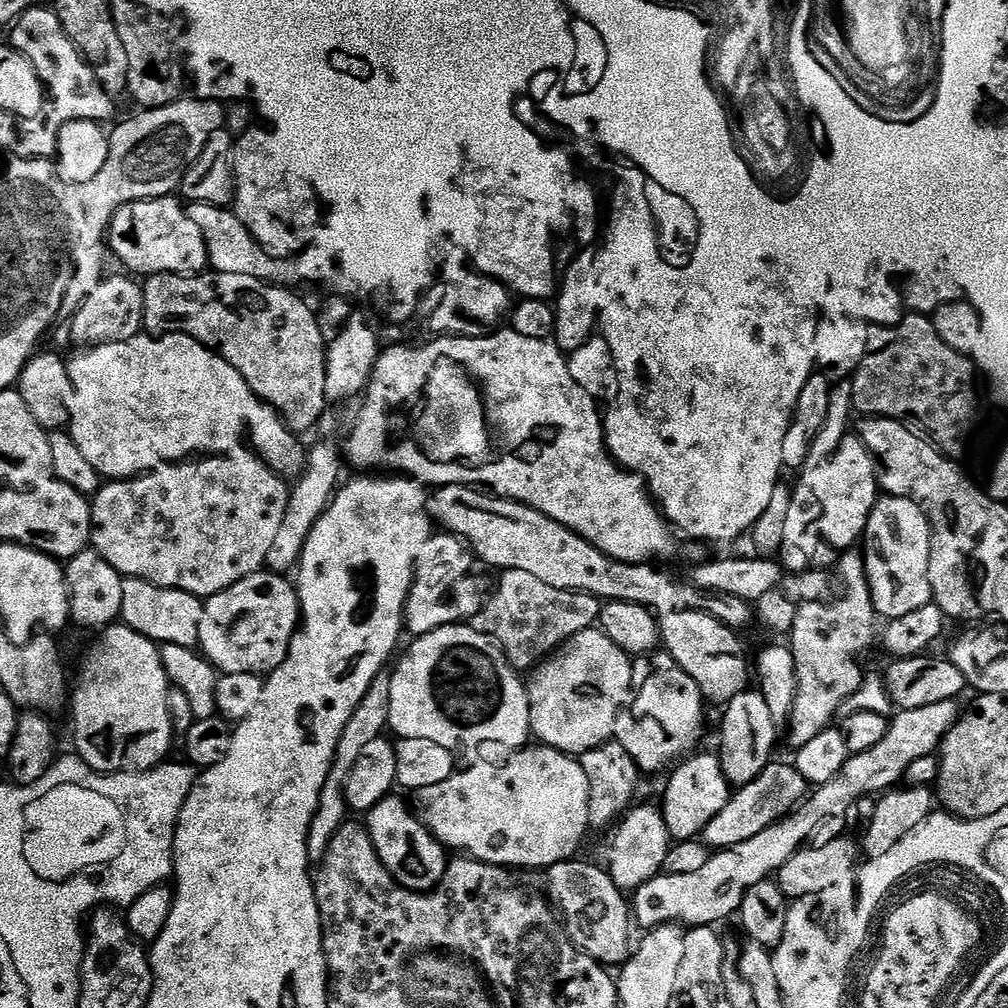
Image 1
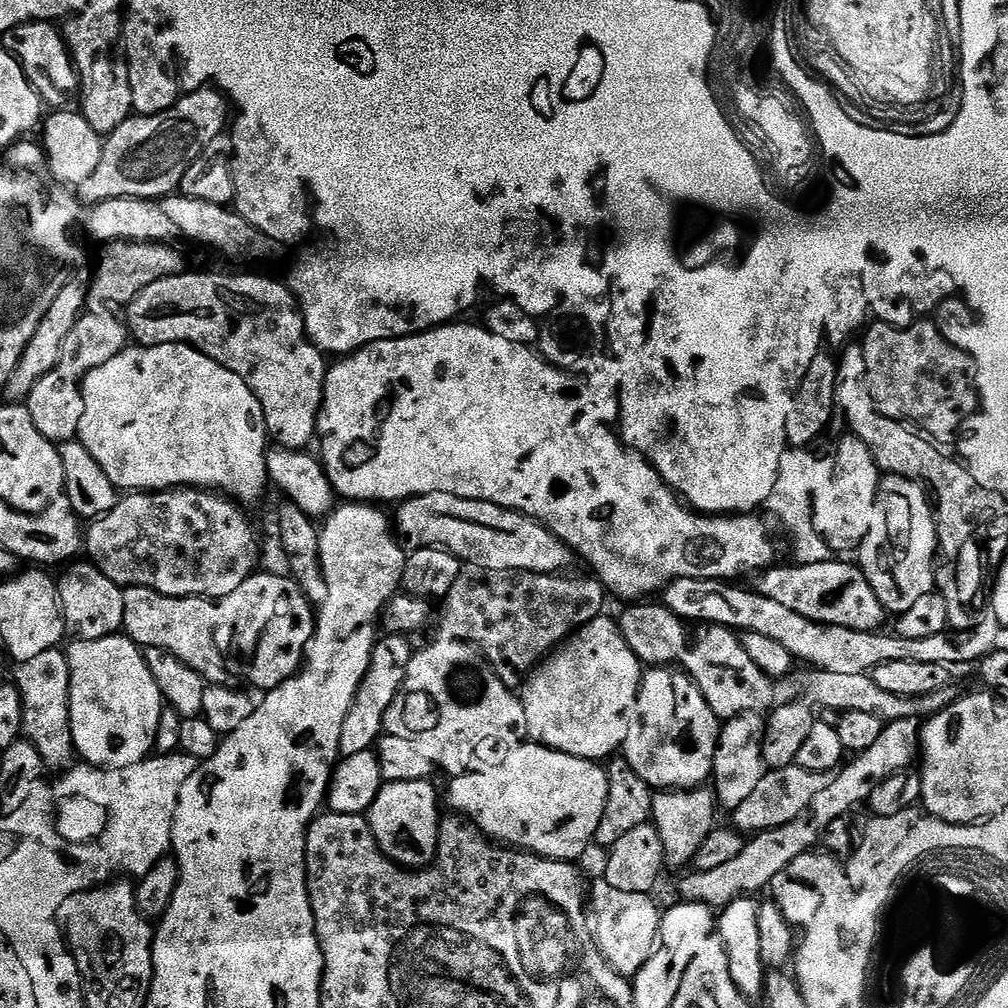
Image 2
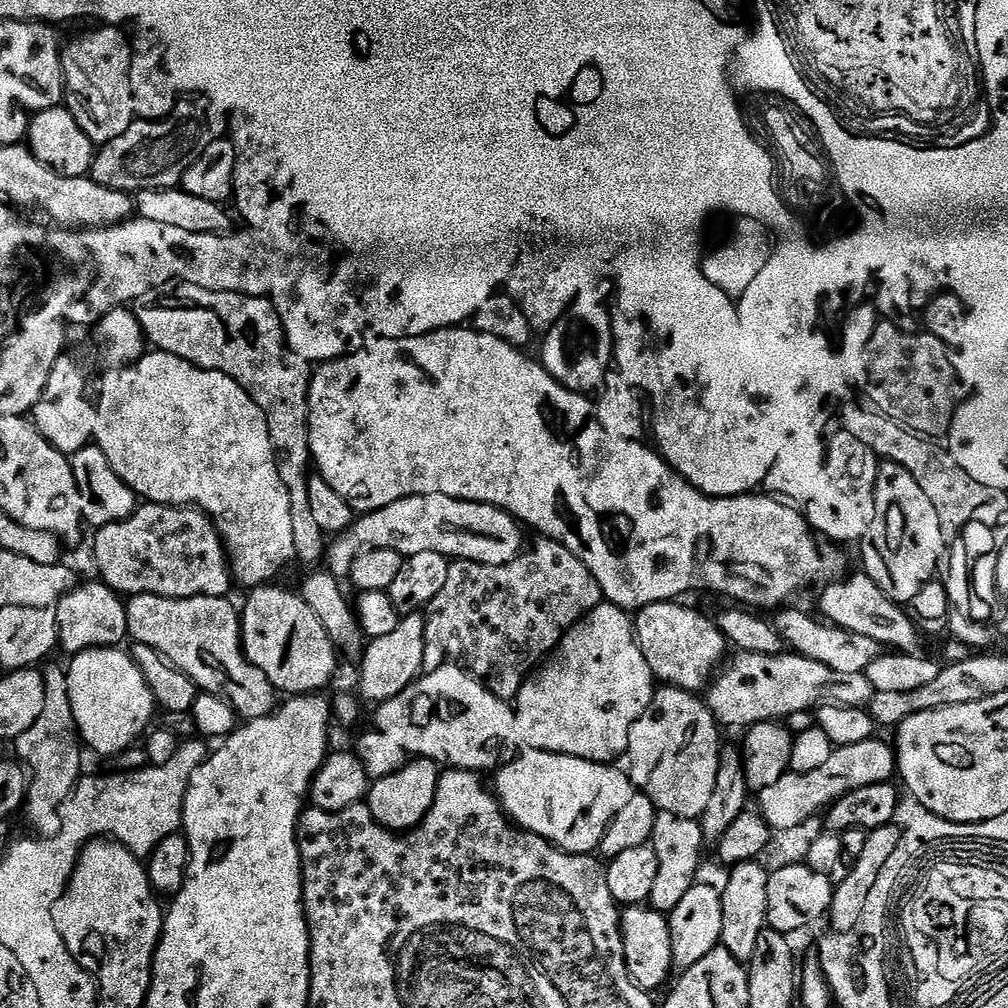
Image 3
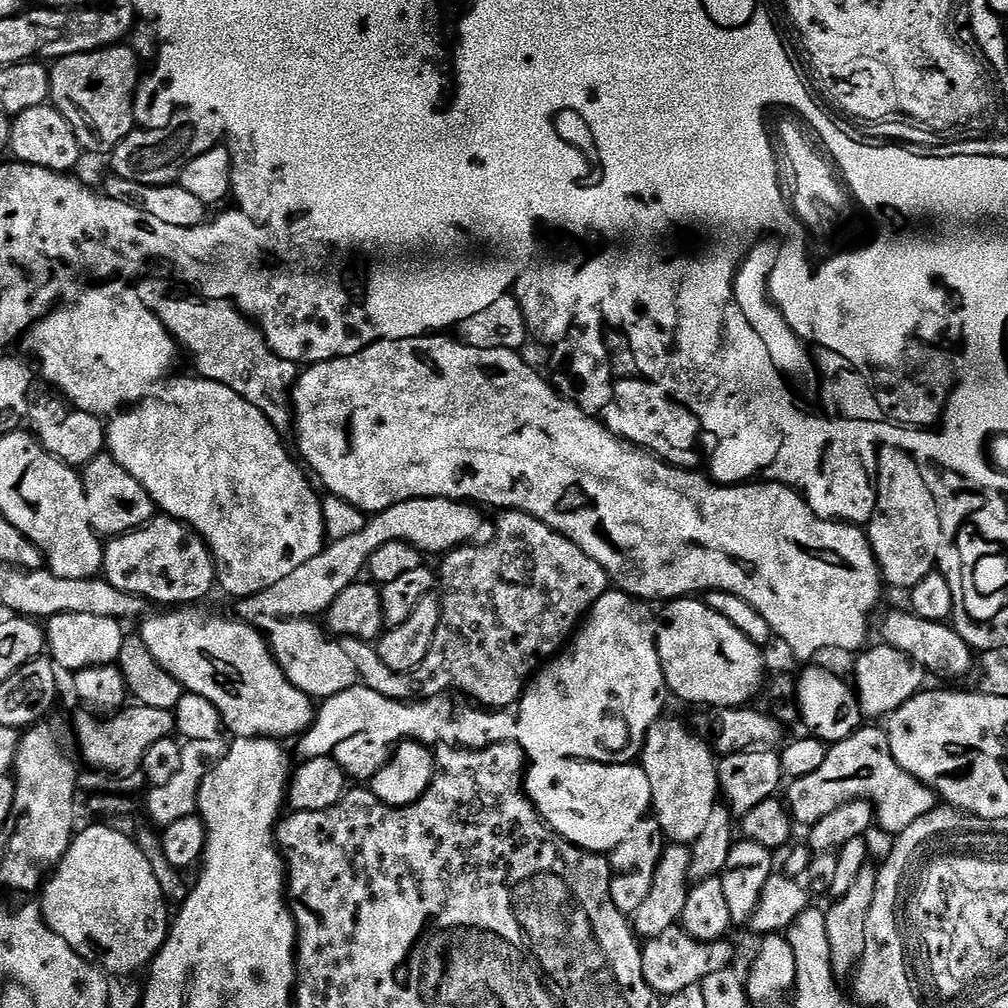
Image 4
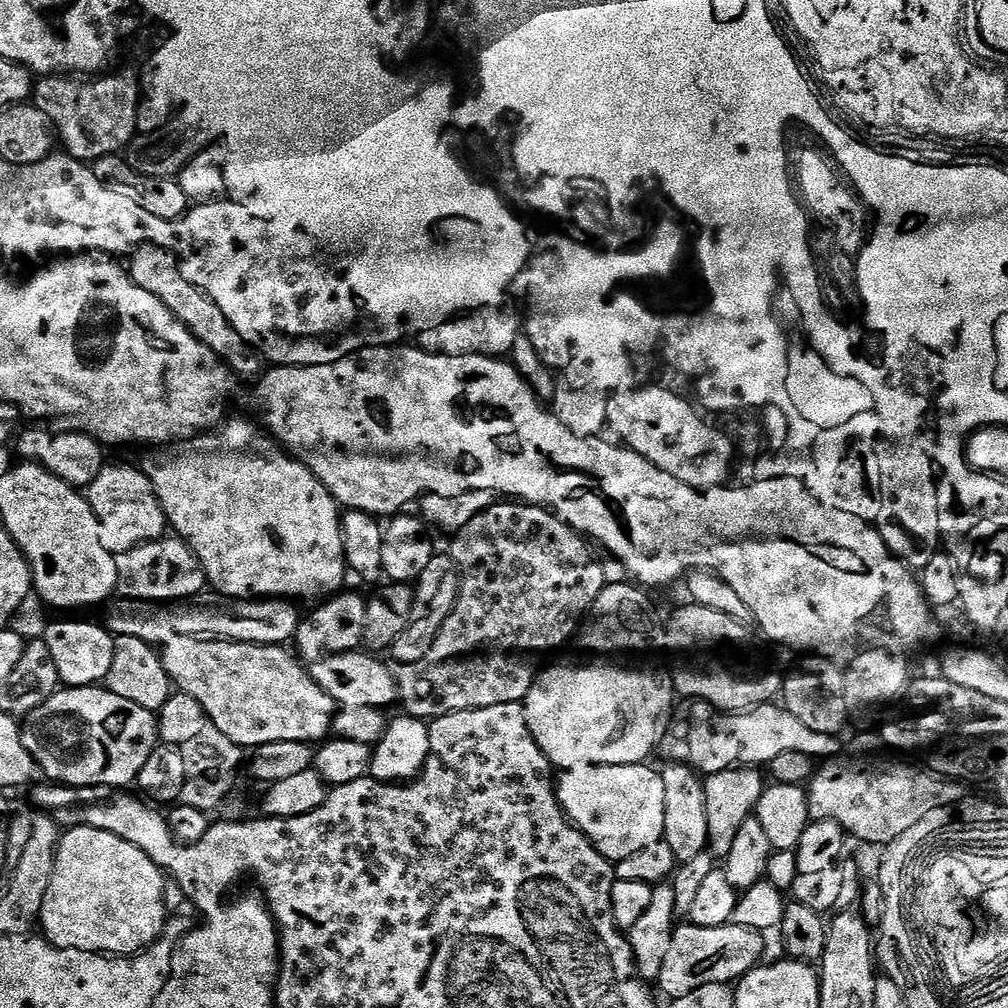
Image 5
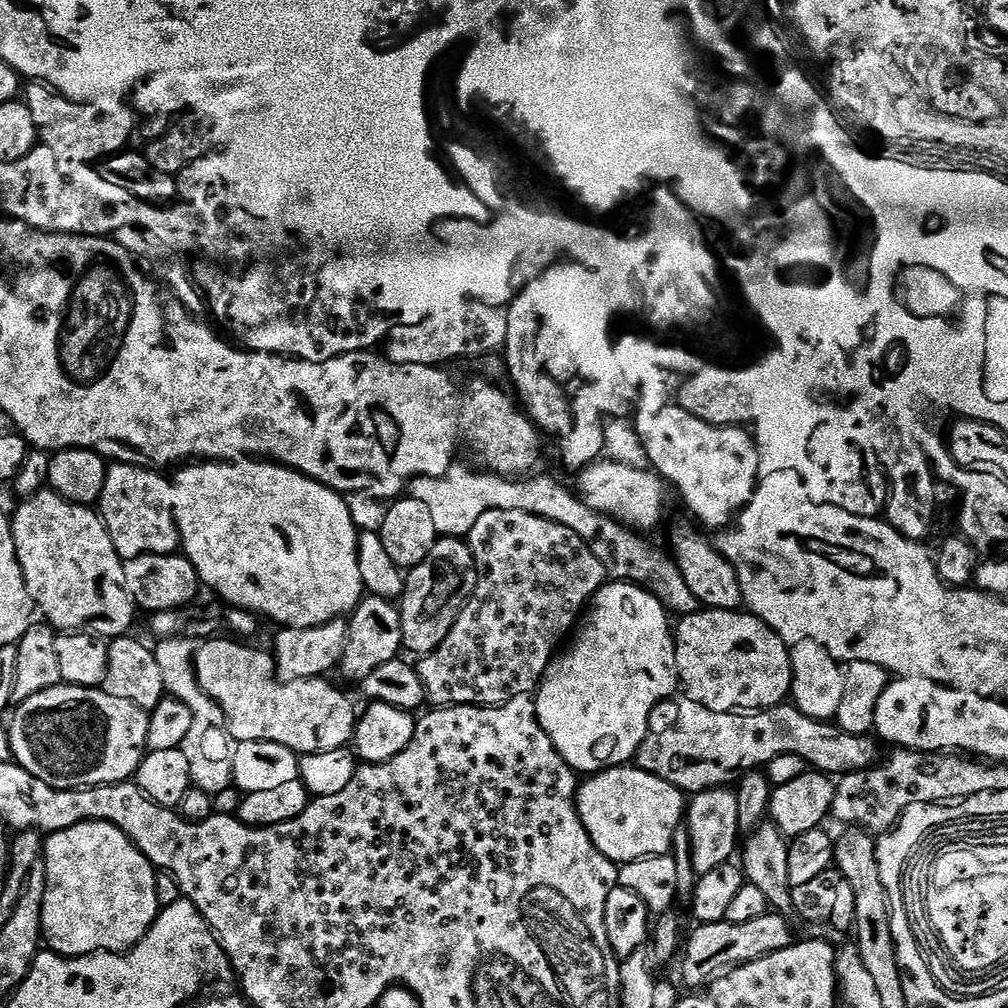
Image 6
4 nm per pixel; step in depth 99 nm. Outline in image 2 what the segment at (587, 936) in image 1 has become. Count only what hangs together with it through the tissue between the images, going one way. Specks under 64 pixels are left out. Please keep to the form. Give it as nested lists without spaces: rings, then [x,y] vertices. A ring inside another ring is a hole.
[[[597,882],[590,888],[590,924],[596,945],[609,968],[618,975],[634,978],[642,966],[652,957],[660,935],[662,908],[652,901],[647,892],[626,894],[624,890],[614,890],[608,884]]]

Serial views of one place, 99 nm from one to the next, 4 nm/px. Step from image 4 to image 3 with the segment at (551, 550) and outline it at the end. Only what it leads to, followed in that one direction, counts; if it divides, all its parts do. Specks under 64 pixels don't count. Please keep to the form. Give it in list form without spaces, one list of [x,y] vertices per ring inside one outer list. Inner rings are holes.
[[[540,538],[533,548],[525,547],[520,555],[502,566],[452,560],[446,586],[426,608],[428,652],[440,651],[449,656],[449,661],[467,669],[498,699],[512,702],[522,690],[524,681],[551,657],[564,635],[603,600],[604,591],[598,578],[590,574],[586,562],[551,538]]]

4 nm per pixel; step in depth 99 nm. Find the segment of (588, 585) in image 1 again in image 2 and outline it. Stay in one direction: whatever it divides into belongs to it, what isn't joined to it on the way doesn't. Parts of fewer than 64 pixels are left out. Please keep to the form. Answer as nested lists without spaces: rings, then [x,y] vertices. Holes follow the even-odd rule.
[[[439,492],[413,496],[396,510],[394,528],[409,549],[442,548],[473,568],[560,574],[574,561],[572,549],[543,524],[497,504]],[[680,578],[673,580],[662,592],[662,603],[675,616],[685,622],[697,620],[700,626],[731,628],[733,632],[753,632],[771,638],[786,646],[797,661],[805,660],[805,665],[830,674],[872,673],[882,662],[930,662],[930,666],[946,666],[956,670],[959,664],[980,662],[988,656],[988,636],[947,636],[933,634],[931,638],[902,638],[887,631],[863,632],[842,626],[816,624],[794,614],[787,606],[773,602],[755,590],[747,592],[736,582],[707,580],[706,578]]]

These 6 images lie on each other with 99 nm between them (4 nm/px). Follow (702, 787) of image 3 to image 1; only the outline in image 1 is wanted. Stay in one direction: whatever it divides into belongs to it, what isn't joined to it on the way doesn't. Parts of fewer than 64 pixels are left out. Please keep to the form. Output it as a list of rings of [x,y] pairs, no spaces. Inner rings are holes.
[[[665,652],[633,661],[632,688],[616,719],[617,743],[635,760],[643,773],[656,772],[672,760],[693,753],[704,734],[706,702],[700,687]]]

